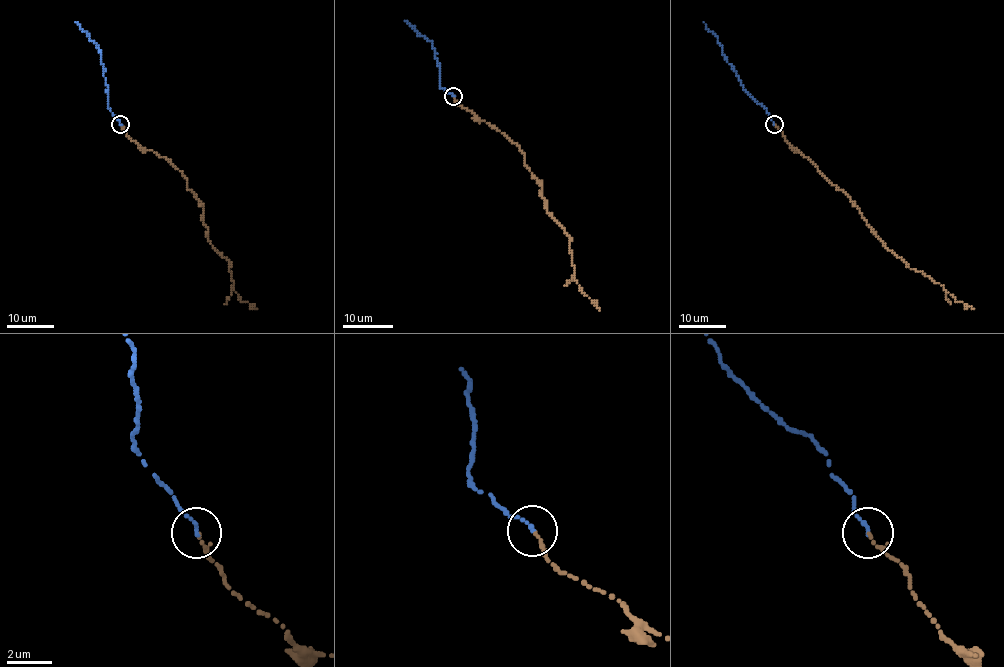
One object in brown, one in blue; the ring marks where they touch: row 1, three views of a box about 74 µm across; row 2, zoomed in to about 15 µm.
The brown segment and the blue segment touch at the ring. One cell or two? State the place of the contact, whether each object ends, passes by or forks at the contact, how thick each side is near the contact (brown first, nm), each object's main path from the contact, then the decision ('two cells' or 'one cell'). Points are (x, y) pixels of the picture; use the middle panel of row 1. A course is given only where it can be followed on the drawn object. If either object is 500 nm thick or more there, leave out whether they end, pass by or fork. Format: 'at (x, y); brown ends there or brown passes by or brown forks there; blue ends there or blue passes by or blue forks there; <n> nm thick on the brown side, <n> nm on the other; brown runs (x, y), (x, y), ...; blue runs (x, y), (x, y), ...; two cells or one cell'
at (453, 96); brown ends there; blue ends there; 140 nm thick on the brown side, 160 nm on the other; brown runs (454, 96), (459, 106), (520, 147), (542, 187), (545, 207), (570, 235), (574, 279), (600, 310); blue runs (453, 96), (439, 85), (439, 64), (431, 41), (419, 35), (413, 25), (405, 21); one cell

